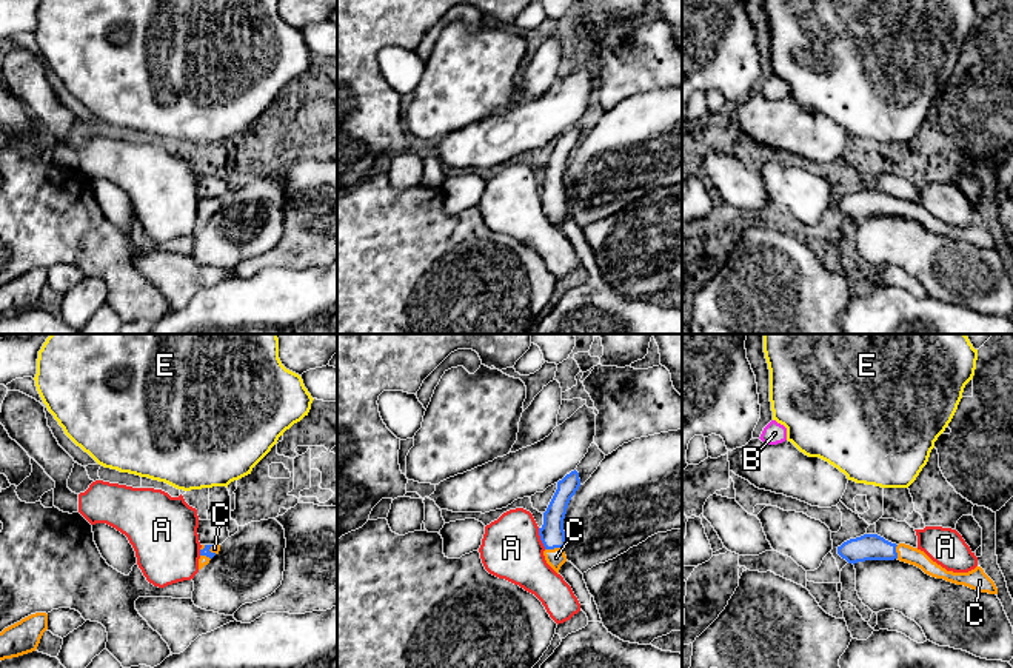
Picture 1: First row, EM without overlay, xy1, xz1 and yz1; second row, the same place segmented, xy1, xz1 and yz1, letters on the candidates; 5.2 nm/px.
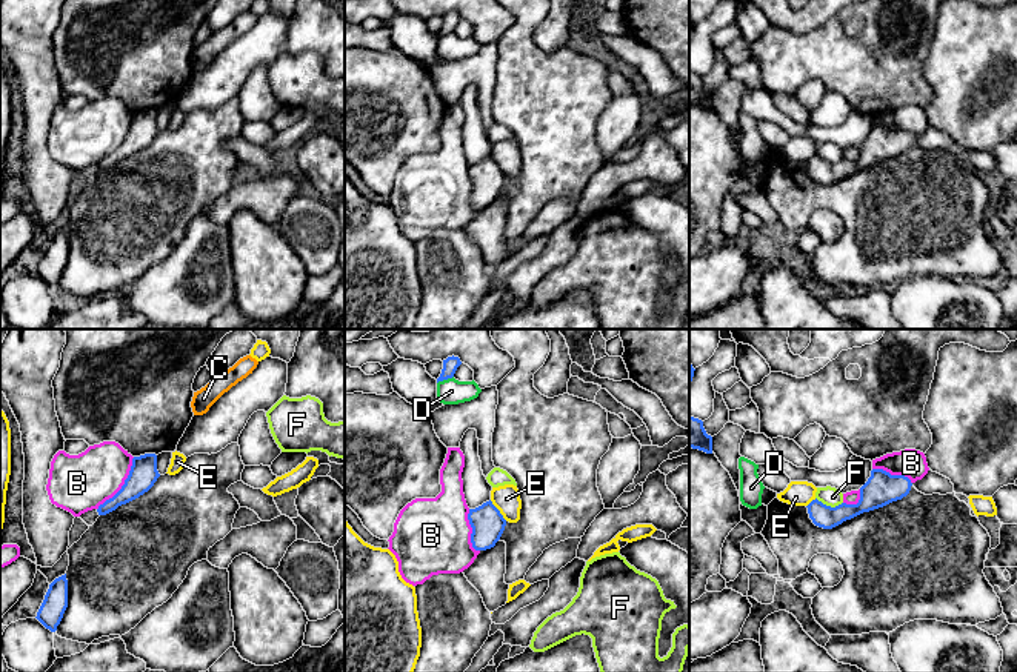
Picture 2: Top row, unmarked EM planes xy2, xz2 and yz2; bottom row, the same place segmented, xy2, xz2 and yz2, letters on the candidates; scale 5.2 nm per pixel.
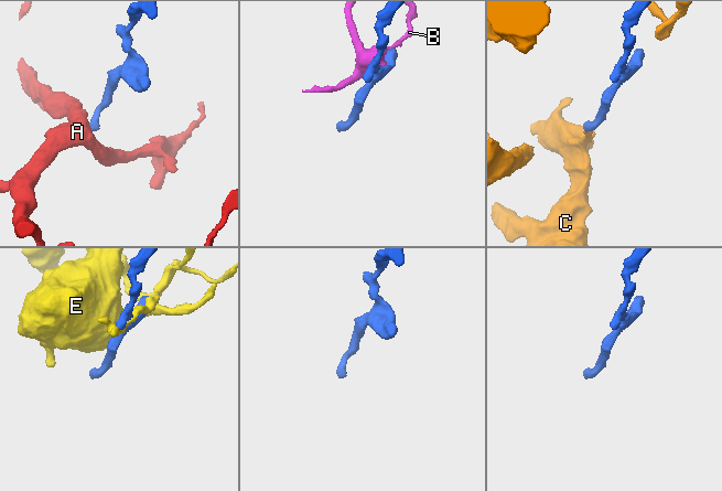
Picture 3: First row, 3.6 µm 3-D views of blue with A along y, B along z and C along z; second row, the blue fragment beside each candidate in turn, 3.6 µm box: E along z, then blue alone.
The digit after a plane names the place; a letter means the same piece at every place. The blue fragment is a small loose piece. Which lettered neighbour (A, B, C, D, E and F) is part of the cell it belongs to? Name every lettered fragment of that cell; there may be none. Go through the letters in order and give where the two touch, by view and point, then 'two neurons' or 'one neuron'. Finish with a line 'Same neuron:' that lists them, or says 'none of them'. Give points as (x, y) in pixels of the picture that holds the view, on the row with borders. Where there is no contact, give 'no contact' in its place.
A: contact xz1 (541, 539); two neurons
B: contact xy2 (123, 485); two neurons
C: contact xz1 (554, 547); one neuron
D: contact xz2 (445, 379); two neurons
E: contact xz2 (499, 511); two neurons
F: contact yz2 (830, 506); two neurons
Same neuron: C

